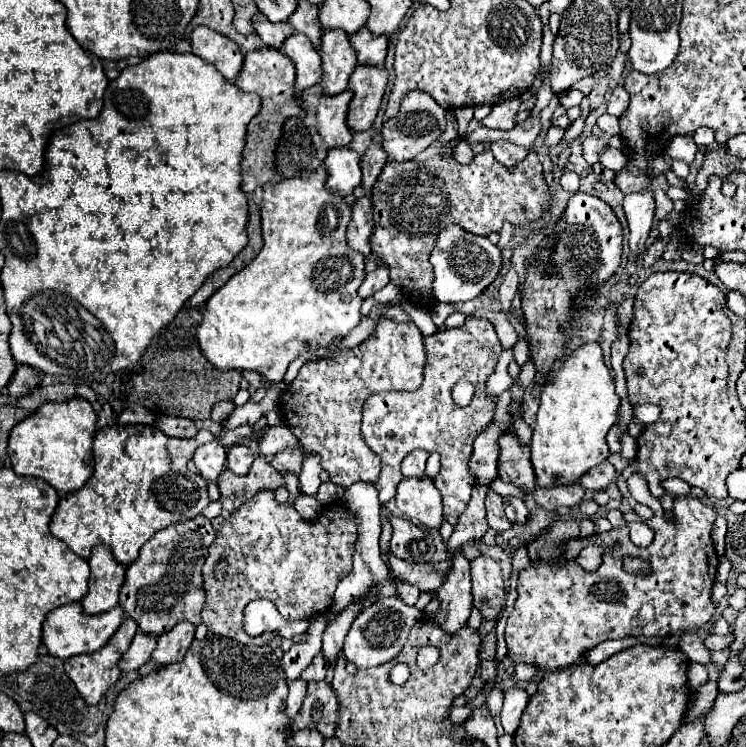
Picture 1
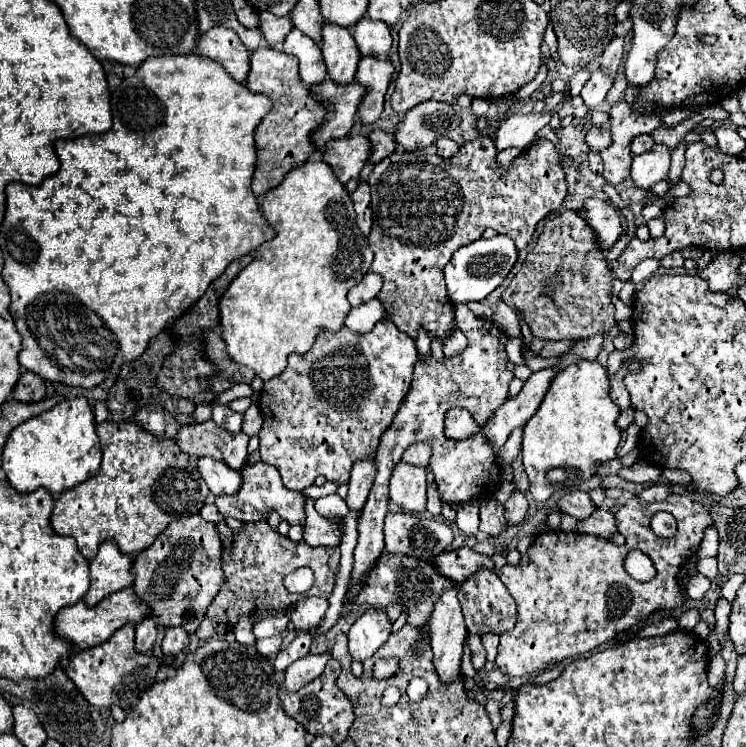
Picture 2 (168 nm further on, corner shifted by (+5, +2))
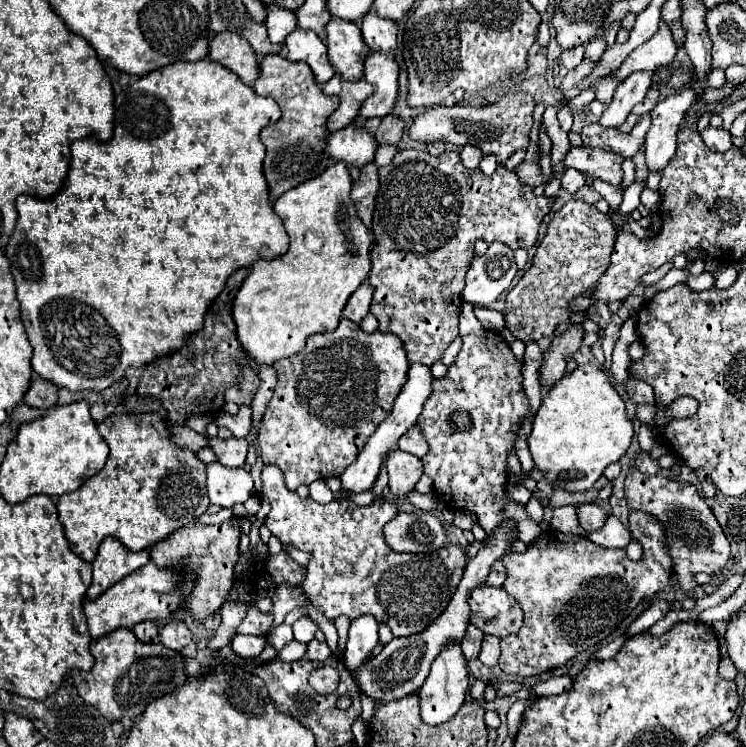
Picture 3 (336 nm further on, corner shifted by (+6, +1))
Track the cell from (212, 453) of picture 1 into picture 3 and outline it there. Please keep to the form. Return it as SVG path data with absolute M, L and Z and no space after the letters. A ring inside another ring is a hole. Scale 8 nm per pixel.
M209 462L207 494L211 504L233 508L253 496L253 478L243 468L225 468L219 462Z

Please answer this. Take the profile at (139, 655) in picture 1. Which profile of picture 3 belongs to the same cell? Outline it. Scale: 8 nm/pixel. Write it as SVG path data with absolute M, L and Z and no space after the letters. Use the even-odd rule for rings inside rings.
M141 622L139 626L133 628L135 636L141 640L141 642L157 642L157 636L159 636L159 630L157 630L157 622Z

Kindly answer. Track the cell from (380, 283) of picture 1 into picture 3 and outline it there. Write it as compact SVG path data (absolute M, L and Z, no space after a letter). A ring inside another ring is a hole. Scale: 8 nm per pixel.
M363 282L359 286L359 290L355 290L355 294L351 294L351 298L343 310L343 316L359 324L361 318L369 312L369 304L371 304L371 286L367 282Z

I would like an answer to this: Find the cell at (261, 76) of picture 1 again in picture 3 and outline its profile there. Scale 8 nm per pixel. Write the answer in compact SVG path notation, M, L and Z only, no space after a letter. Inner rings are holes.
M267 54L259 62L259 78L253 84L253 90L261 96L271 96L281 108L281 118L261 130L261 142L267 148L263 174L269 184L269 200L273 202L279 198L279 194L299 186L305 180L315 178L331 164L331 158L325 152L325 122L327 116L337 110L339 100L321 92L321 86L315 82L313 72L309 70L307 74L305 62L291 62L279 54Z

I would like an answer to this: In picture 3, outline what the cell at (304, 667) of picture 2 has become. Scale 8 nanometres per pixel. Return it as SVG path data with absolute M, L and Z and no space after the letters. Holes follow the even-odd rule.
M311 640L311 642L307 644L307 652L305 652L305 658L307 658L307 660L323 664L329 656L333 656L333 652L331 652L331 648L327 646L327 642Z

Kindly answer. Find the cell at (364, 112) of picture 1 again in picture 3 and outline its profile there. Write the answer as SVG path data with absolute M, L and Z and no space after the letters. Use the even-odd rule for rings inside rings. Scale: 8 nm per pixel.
M373 52L365 60L365 80L373 86L373 94L363 102L359 114L363 118L383 118L391 112L397 98L399 66L387 56Z

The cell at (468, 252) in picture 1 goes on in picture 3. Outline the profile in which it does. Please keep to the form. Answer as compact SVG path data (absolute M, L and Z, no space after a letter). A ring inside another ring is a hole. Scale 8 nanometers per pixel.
M491 242L485 254L473 254L461 298L463 302L485 308L511 286L515 274L517 262L513 250L503 242Z

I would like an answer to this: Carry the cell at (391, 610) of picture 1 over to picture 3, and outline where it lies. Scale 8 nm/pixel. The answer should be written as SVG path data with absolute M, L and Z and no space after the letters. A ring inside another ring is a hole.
M359 616L351 622L349 628L349 640L347 640L347 650L343 654L343 662L349 672L357 672L359 666L371 656L373 648L379 644L379 634L377 634L379 622L367 616Z

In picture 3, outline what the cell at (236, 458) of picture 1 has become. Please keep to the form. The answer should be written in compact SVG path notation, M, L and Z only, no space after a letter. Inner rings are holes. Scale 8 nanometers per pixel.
M207 438L207 448L211 448L217 460L227 468L241 468L247 456L247 440L245 438Z

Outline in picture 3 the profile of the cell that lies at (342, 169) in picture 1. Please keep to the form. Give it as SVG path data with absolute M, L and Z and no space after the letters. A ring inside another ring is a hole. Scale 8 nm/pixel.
M347 126L327 136L327 154L333 160L345 162L349 166L363 168L373 162L373 154L377 150L375 138L359 126Z

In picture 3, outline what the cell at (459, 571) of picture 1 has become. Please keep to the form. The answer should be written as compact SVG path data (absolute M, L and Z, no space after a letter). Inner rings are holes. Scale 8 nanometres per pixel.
M449 642L441 650L441 654L435 658L435 662L431 666L431 672L429 672L425 684L419 690L423 722L427 722L431 726L447 722L459 710L459 706L465 702L465 694L469 690L469 676L467 676L467 672L469 672L467 660L465 660L465 656L461 652L459 642Z

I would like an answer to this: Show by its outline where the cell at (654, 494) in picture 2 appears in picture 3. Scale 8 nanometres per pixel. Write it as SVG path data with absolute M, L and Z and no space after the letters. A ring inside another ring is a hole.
M631 466L625 478L625 496L631 510L643 510L647 514L653 514L665 524L673 570L679 576L681 588L687 596L691 596L697 588L697 582L689 582L689 578L701 572L717 574L719 570L723 570L729 558L729 540L725 538L717 518L713 516L705 500L691 484L685 484L681 480L669 480L663 476L645 476Z

